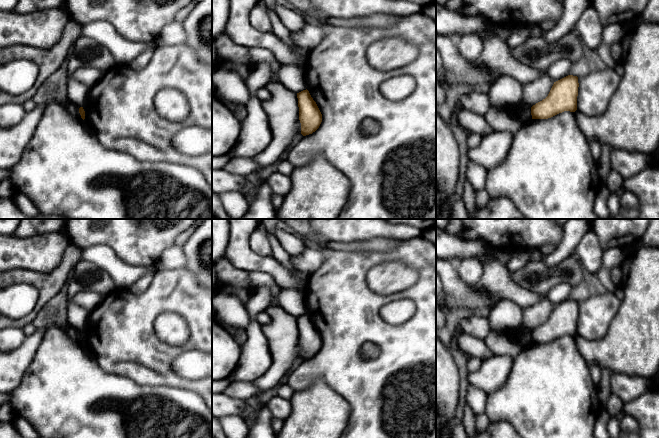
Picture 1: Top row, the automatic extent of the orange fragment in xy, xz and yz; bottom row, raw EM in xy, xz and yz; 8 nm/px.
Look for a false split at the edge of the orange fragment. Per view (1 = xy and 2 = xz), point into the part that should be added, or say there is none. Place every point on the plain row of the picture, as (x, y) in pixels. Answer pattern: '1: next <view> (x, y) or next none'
1: next none
2: next none

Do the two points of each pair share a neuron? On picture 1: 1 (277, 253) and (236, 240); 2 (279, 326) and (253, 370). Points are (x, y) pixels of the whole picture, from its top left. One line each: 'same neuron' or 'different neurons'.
1: different neurons
2: different neurons

